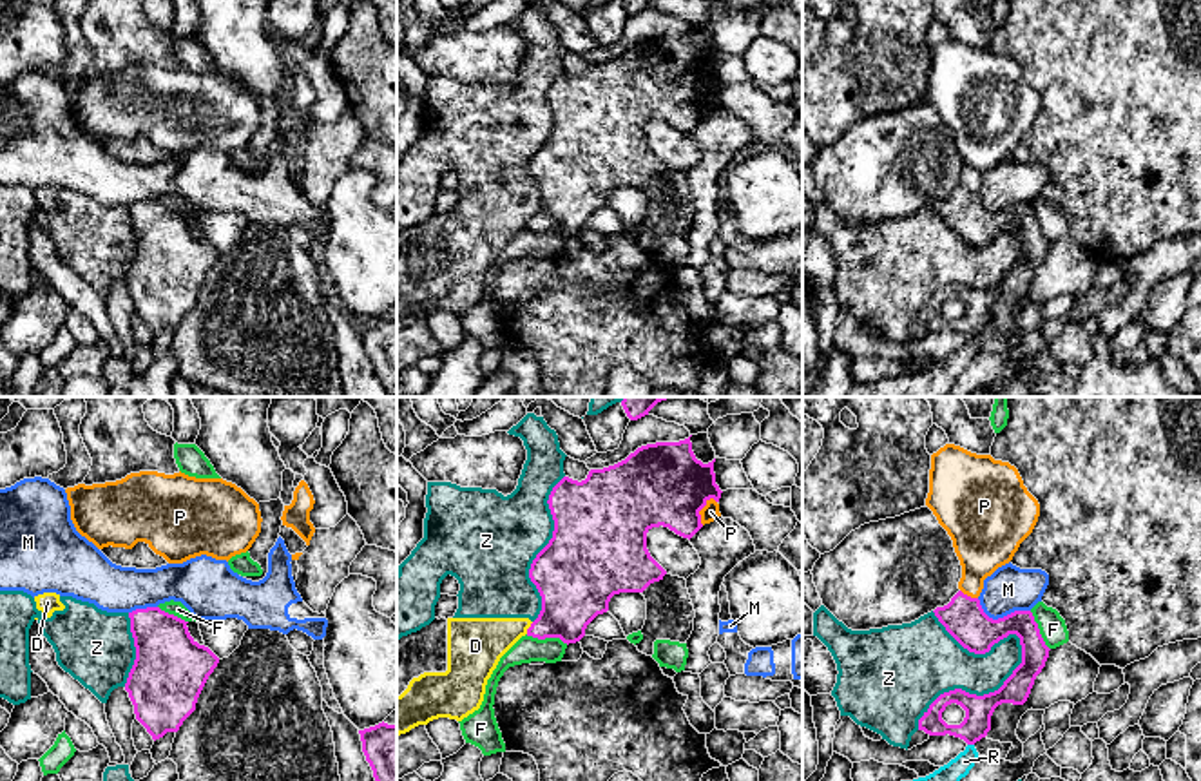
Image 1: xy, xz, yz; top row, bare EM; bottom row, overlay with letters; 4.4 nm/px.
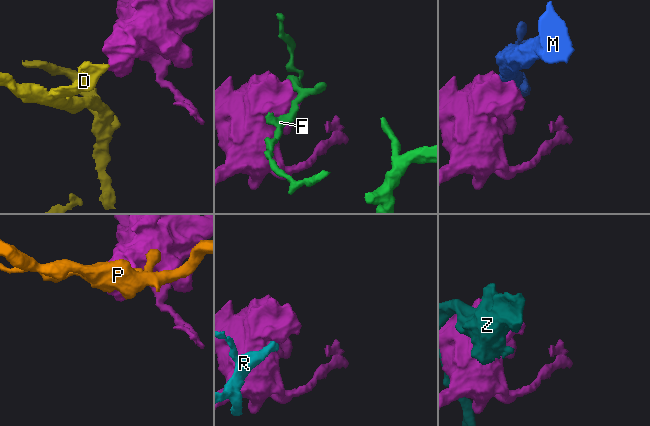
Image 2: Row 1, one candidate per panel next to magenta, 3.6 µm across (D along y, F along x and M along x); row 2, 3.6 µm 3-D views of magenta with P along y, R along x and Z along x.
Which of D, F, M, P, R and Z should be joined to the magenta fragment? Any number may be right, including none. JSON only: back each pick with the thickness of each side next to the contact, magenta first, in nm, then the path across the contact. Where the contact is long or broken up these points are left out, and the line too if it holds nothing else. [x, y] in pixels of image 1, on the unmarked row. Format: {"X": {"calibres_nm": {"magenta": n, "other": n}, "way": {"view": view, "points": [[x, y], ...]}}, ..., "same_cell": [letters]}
{"same_cell": []}

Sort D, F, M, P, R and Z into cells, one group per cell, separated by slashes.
D Z / F / M / P / R

